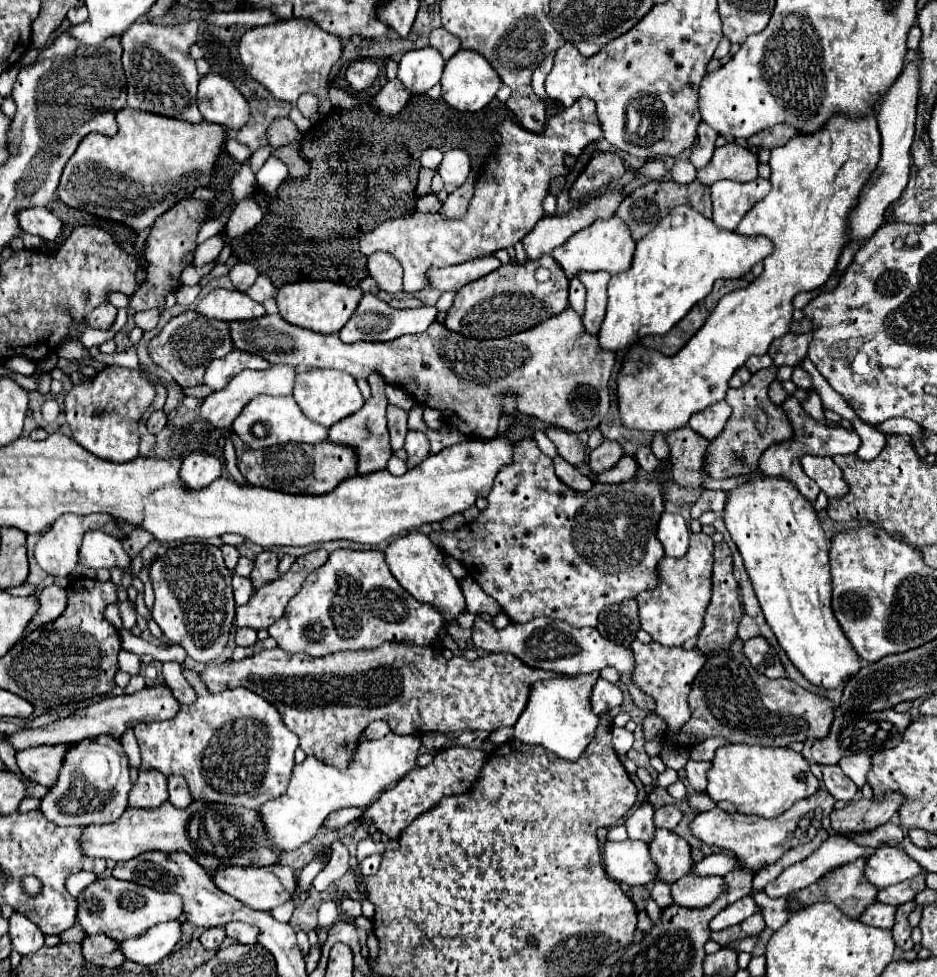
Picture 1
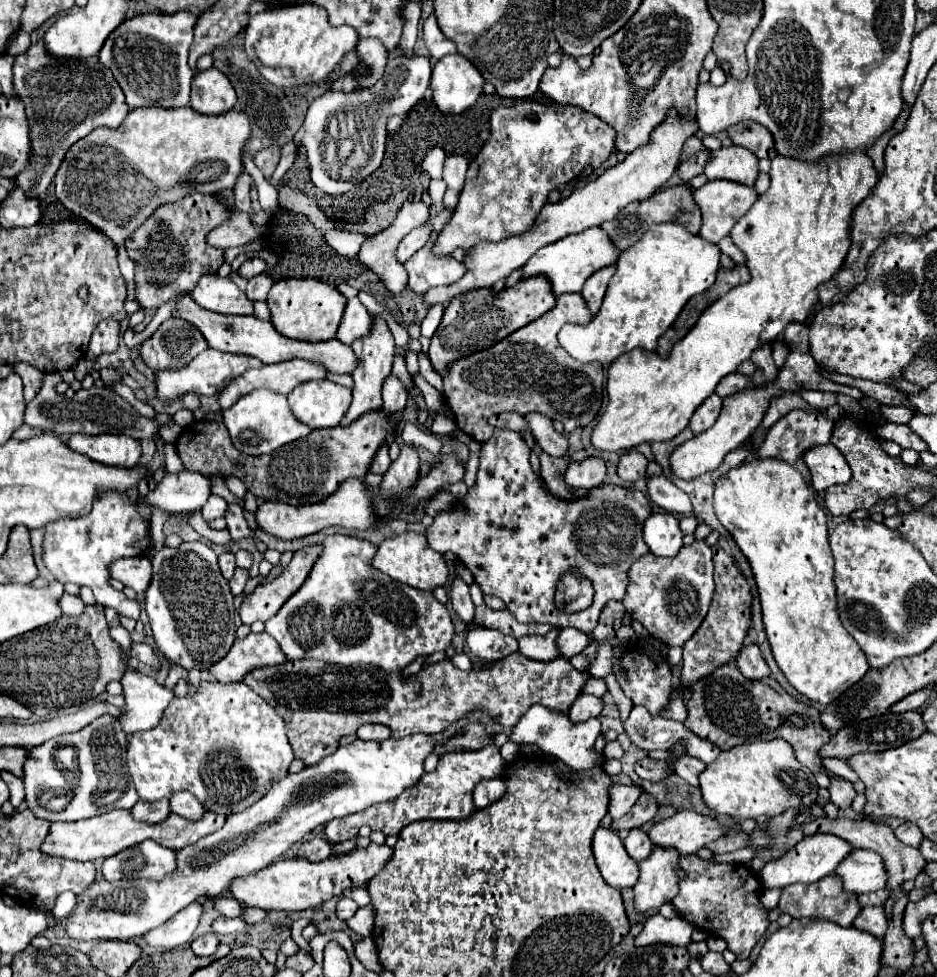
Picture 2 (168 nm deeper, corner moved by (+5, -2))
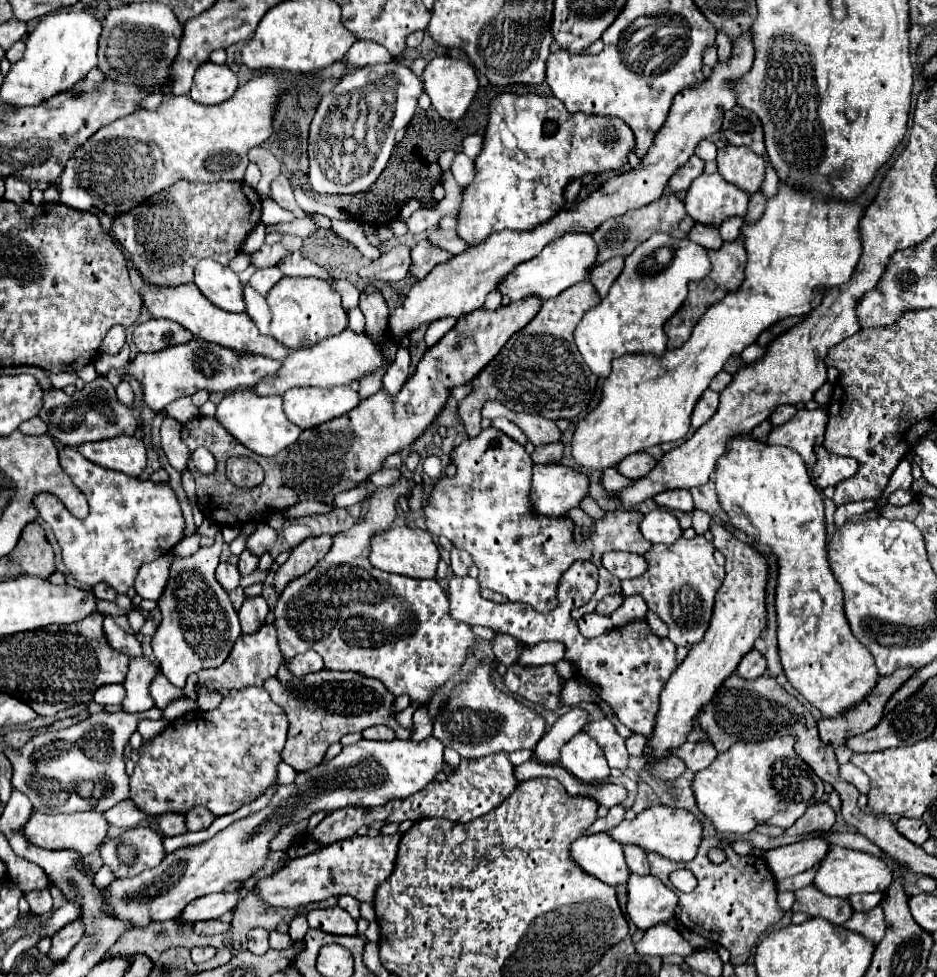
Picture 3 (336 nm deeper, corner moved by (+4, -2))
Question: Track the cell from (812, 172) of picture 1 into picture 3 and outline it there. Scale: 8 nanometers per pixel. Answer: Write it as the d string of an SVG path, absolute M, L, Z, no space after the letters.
M780 182L780 188L778 188L778 194L774 198L770 198L766 202L766 212L764 216L754 222L754 224L744 224L742 226L742 234L744 234L744 246L746 246L746 252L748 252L748 264L746 264L746 280L744 284L740 286L740 290L736 290L734 294L728 294L722 302L716 302L714 306L710 306L710 310L706 310L706 314L700 318L700 322L694 326L692 330L692 336L678 348L678 350L668 350L662 358L658 356L638 356L638 354L628 354L628 356L620 356L612 362L612 372L610 376L604 380L602 384L602 400L598 402L598 406L588 412L584 416L584 420L578 422L576 430L574 430L574 436L572 436L572 458L584 466L584 468L590 468L590 470L606 470L610 466L616 466L624 456L628 454L634 454L634 452L642 452L650 446L656 446L656 444L662 444L662 442L670 442L670 440L678 440L678 438L684 438L690 430L690 414L694 410L694 404L698 402L698 398L702 396L702 392L708 388L710 380L722 370L724 362L732 356L732 354L740 354L746 346L754 344L756 338L766 330L770 328L774 322L782 320L782 318L788 318L792 314L798 314L798 316L806 316L810 310L814 310L820 302L822 302L822 294L824 292L816 292L816 290L822 290L822 288L832 288L832 286L840 286L840 284L846 284L850 280L850 274L854 272L854 266L858 264L858 258L860 258L860 244L858 244L858 222L862 218L864 210L854 204L854 202L810 202L810 194L798 194L796 190L790 190L790 186L782 186Z

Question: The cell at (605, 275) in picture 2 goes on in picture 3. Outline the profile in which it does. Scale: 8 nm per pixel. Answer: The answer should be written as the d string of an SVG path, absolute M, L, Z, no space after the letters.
M610 258L602 266L596 266L590 274L590 282L596 286L598 294L604 298L604 294L610 290L614 280L620 276L624 268L624 258Z

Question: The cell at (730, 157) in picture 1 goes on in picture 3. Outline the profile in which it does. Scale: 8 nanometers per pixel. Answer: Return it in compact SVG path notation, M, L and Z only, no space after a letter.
M724 146L718 150L718 172L724 180L732 182L746 194L754 194L760 190L766 170L766 158L754 154L746 146Z

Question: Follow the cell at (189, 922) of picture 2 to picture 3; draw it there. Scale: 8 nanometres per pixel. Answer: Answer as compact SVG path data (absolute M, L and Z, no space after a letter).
M240 890L234 892L216 892L216 894L206 894L202 898L196 898L194 902L190 902L190 906L186 906L186 910L182 912L180 920L186 924L198 922L198 920L212 920L212 918L220 918L222 914L234 910L240 902Z

